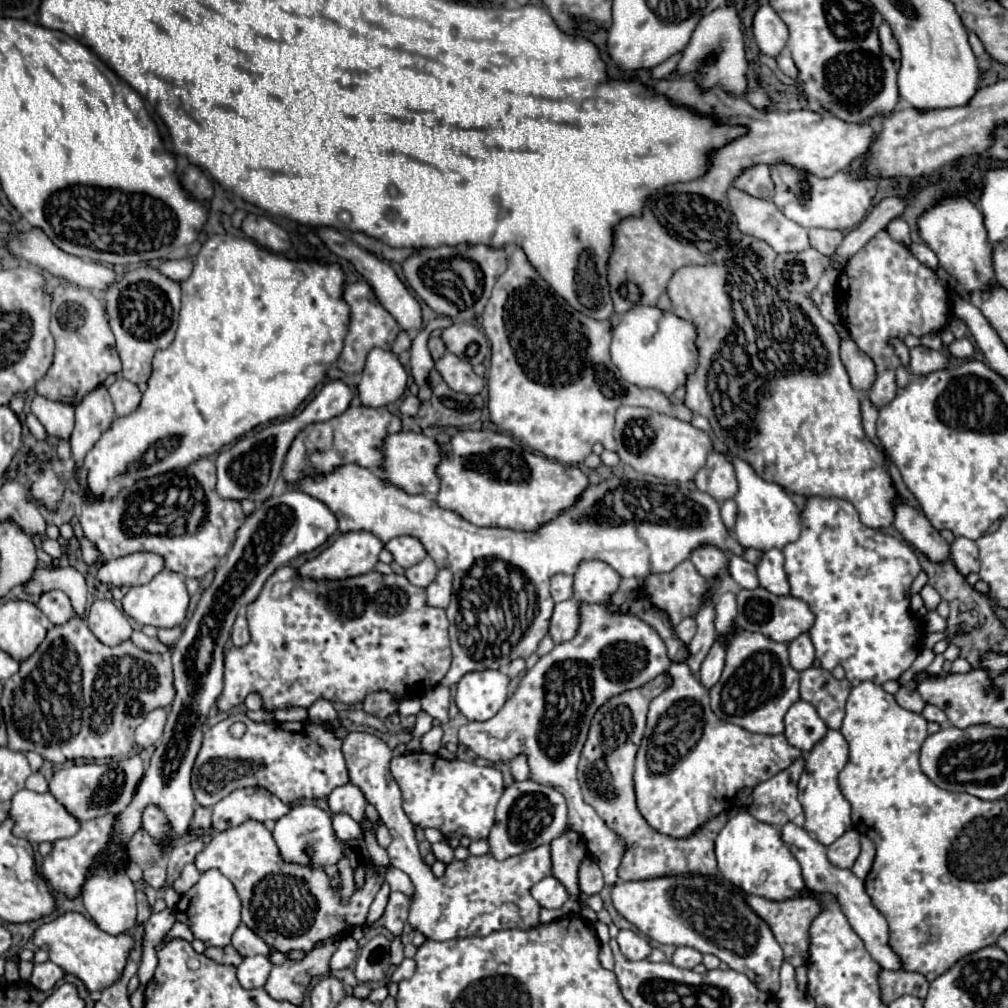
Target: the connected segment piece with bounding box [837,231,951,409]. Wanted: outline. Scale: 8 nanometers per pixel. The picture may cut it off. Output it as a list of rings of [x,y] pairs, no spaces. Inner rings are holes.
[[[879,231],[863,249],[849,257],[839,277],[837,297],[841,322],[857,347],[875,363],[877,379],[869,389],[869,399],[877,409],[883,409],[897,393],[895,369],[901,359],[895,353],[893,341],[907,335],[923,337],[943,331],[951,321],[951,293],[933,269],[919,263],[919,259],[905,245],[893,241],[887,231]]]

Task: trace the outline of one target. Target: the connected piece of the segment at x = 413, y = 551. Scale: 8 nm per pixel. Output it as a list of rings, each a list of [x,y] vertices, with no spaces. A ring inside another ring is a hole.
[[[397,537],[385,543],[385,549],[393,555],[395,563],[403,569],[409,569],[411,565],[417,565],[427,557],[423,545],[415,537]]]

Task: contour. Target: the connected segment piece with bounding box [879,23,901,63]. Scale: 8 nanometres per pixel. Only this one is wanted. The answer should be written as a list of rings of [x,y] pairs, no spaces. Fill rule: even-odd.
[[[883,23],[879,27],[879,41],[881,41],[881,51],[891,57],[895,63],[901,59],[901,53],[899,53],[899,43],[895,41],[893,33],[891,33],[891,27],[887,23]]]

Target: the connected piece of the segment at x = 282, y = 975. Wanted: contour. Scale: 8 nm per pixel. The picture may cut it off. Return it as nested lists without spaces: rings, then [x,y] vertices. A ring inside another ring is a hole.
[[[337,939],[323,941],[305,959],[285,961],[283,965],[275,965],[265,983],[267,993],[273,999],[301,1005],[303,995],[313,977],[321,977],[329,971],[329,959],[335,953],[335,949],[337,949]]]

